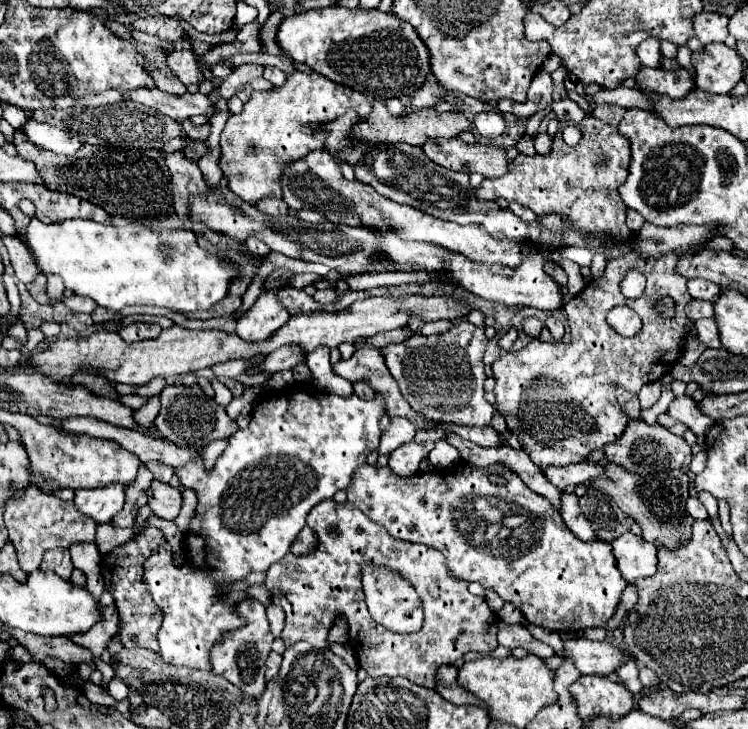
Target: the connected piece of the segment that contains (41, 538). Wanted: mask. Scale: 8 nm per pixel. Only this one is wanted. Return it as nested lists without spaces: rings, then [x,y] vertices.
[[[31,484],[11,494],[11,498],[5,502],[3,518],[9,530],[9,540],[17,550],[19,564],[23,570],[27,570],[27,574],[39,568],[41,558],[47,550],[57,546],[69,548],[77,542],[91,542],[95,538],[97,528],[97,524],[91,518],[77,512],[73,502],[63,502],[53,494],[43,494],[37,486]]]

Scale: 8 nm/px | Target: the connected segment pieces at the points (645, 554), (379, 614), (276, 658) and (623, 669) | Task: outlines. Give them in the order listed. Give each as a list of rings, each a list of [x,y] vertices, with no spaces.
[[[633,532],[621,534],[611,542],[617,558],[617,568],[627,582],[653,576],[657,572],[657,550]]]
[[[364,565],[361,566],[361,582],[363,582],[363,592],[367,598],[369,614],[377,624],[385,626],[391,632],[399,632],[399,634],[409,634],[409,632],[421,630],[421,624],[423,624],[421,598],[396,571],[387,566]]]
[[[269,652],[269,658],[267,658],[267,672],[265,672],[265,678],[271,680],[275,678],[275,674],[279,672],[279,666],[281,666],[281,656],[277,652]]]
[[[629,658],[623,666],[619,666],[619,678],[625,682],[625,686],[627,686],[633,694],[639,694],[639,692],[643,690],[643,684],[639,682],[637,672],[639,672],[637,662],[635,662],[635,660],[631,660],[631,658]]]

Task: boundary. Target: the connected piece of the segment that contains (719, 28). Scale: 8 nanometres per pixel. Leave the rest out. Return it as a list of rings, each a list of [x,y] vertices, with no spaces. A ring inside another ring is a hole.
[[[699,12],[693,18],[693,30],[695,38],[701,44],[709,42],[725,42],[727,38],[727,22],[729,18],[723,14],[711,14],[711,12]]]

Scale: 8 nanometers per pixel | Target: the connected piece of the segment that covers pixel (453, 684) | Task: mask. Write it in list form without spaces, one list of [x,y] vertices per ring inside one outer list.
[[[441,666],[437,670],[435,690],[445,700],[449,700],[451,704],[475,704],[475,706],[483,706],[483,702],[479,702],[473,694],[469,694],[467,690],[463,690],[457,684],[457,668],[455,666]]]

